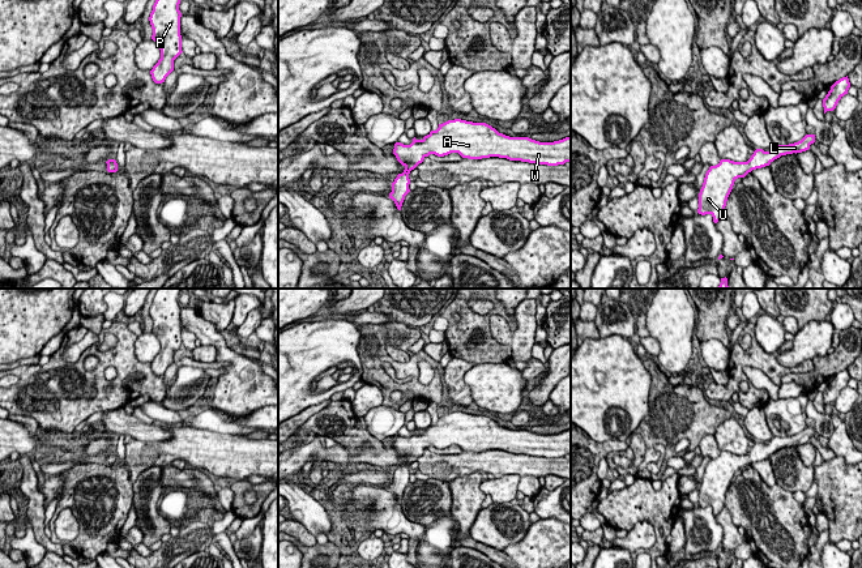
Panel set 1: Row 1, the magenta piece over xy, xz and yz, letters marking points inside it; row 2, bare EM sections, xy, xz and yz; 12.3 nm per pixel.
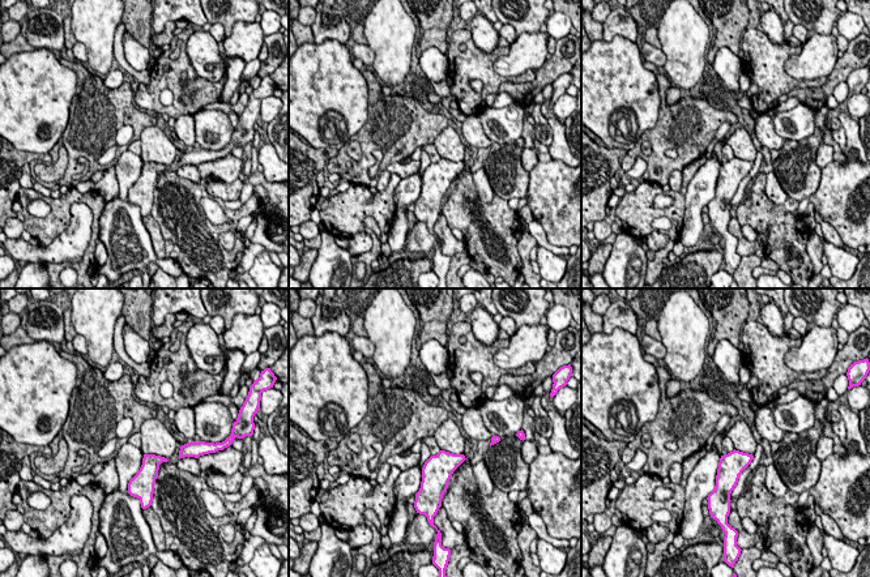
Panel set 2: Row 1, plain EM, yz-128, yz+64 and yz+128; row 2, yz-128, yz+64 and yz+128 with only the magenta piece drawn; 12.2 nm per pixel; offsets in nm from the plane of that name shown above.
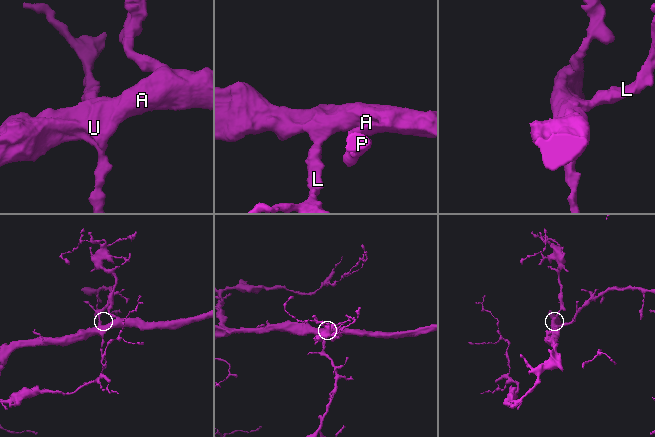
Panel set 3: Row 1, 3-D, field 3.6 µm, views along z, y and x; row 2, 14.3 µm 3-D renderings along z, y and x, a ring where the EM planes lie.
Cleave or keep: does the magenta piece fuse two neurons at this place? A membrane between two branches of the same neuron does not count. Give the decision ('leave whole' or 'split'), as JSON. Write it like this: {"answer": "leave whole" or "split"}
{"answer": "leave whole"}

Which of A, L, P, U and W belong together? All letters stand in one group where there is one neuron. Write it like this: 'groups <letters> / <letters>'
groups A L P U W

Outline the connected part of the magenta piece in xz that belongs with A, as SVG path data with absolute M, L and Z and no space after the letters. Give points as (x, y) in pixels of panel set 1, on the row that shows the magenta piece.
M461 119L448 120L443 124L439 124L436 131L431 131L422 140L417 140L414 137L410 145L404 145L401 142L394 144L393 154L405 167L404 172L398 174L392 183L392 192L389 193L389 198L394 201L398 210L401 210L405 196L410 192L410 171L422 163L423 159L430 154L444 157L451 153L458 153L462 158L469 159L499 157L507 158L509 161L558 166L564 165L566 162L571 162L571 137L566 137L554 142L539 142L529 137L505 136L486 123L473 123Z

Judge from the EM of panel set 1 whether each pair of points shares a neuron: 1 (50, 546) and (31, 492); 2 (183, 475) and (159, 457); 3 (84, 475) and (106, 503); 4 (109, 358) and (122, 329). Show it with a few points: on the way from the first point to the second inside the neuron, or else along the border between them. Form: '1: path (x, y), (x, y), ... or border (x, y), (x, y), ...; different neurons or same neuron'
1: path (39, 533), (35, 505); same neuron
2: border (171, 465), (163, 468); different neurons
3: path (90, 482), (99, 496); same neuron
4: path (116, 354), (122, 349), (122, 337); same neuron

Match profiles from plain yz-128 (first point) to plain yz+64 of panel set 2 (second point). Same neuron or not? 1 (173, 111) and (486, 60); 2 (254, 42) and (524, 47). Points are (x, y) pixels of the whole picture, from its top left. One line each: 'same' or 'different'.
1: same
2: same

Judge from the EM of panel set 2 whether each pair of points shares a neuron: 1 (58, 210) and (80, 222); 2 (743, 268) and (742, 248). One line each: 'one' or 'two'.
1: two
2: two

